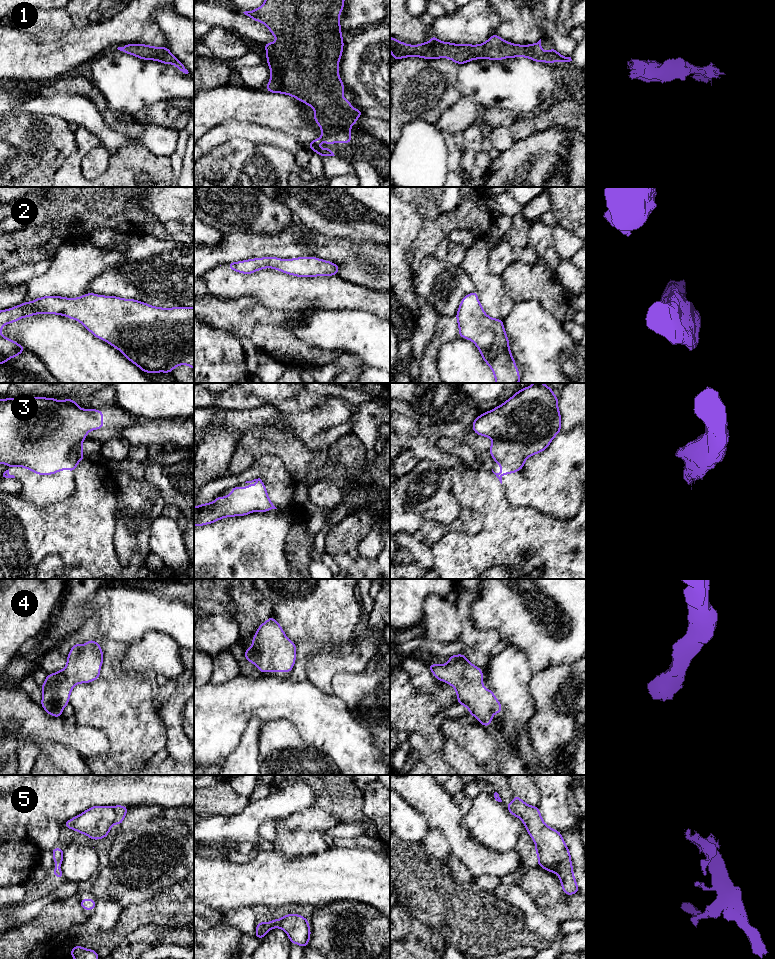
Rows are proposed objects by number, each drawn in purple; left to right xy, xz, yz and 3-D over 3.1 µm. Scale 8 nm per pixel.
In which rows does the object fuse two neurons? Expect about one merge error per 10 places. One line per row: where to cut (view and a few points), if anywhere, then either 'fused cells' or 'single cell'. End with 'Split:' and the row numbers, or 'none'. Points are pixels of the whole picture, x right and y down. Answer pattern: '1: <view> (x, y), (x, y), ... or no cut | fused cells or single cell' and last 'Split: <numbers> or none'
1: no cut | single cell
2: no cut | single cell
3: no cut | single cell
4: no cut | single cell
5: no cut | single cell
Split: none

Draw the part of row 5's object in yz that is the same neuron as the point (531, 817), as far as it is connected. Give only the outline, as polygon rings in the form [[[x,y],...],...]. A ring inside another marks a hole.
[[[515,794],[513,801],[505,807],[521,819],[535,842],[538,865],[558,875],[564,894],[576,894],[579,888],[573,874],[571,855],[561,832],[544,823],[538,806],[526,804]]]

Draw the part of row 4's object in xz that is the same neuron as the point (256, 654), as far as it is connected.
[[[273,616],[257,629],[245,658],[263,672],[291,672],[296,661],[296,644],[288,639]]]

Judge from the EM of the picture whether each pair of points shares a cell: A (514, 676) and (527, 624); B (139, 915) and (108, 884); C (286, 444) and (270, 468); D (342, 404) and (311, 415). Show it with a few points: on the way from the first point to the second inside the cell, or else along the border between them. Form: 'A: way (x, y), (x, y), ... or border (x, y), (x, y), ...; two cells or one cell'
A: border (509, 644), (516, 645), (525, 654), (532, 671); two cells
B: border (151, 896), (122, 909); two cells
C: border (254, 459), (260, 455), (276, 455), (291, 476); two cells
D: way (334, 402), (319, 411); one cell

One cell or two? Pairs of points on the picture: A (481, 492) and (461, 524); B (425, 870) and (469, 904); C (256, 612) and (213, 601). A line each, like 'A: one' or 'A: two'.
A: two
B: one
C: one

